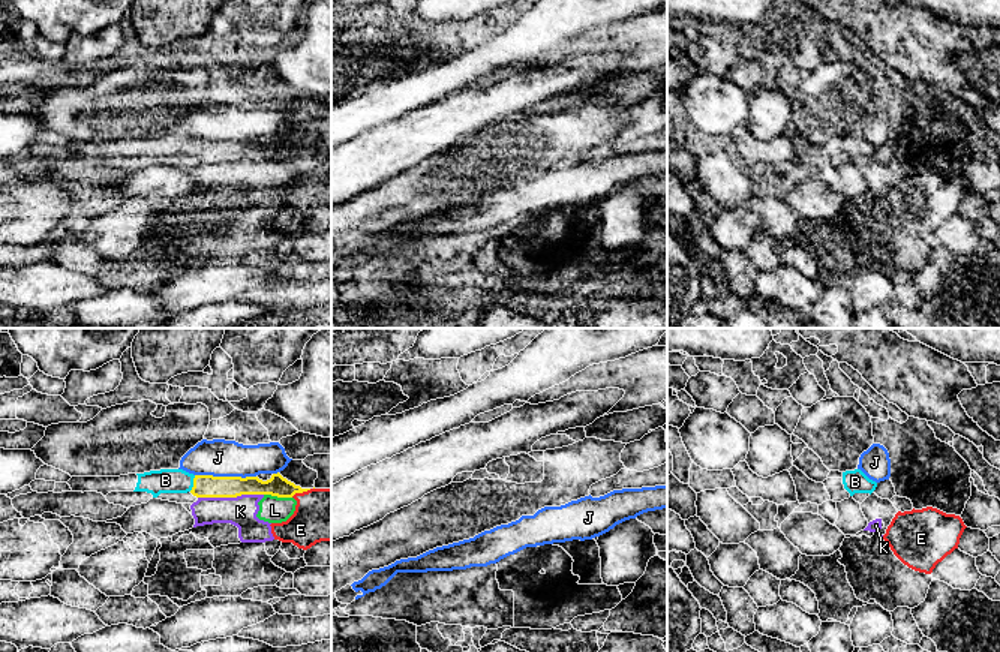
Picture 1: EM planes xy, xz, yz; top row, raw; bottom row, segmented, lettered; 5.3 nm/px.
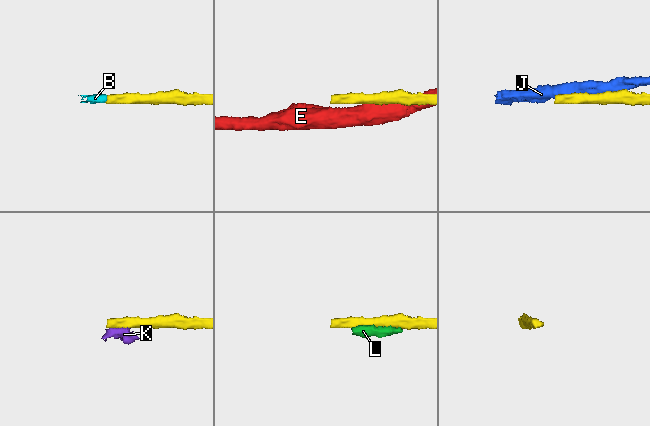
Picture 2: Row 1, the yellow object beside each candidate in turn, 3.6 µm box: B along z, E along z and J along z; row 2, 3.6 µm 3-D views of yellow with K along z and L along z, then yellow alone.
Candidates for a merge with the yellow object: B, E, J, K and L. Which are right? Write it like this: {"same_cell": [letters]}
{"same_cell": ["B"]}

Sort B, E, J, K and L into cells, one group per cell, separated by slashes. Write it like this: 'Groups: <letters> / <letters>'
Groups: B / E / J / K L

